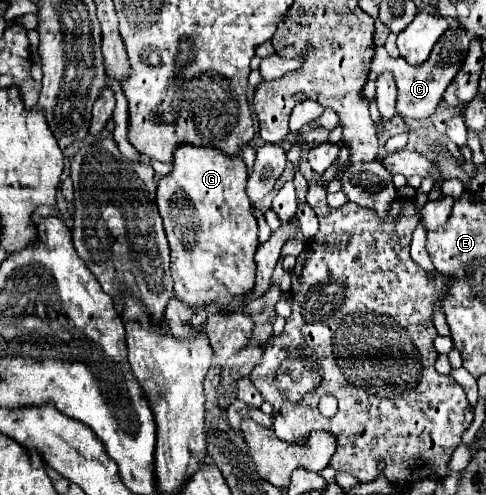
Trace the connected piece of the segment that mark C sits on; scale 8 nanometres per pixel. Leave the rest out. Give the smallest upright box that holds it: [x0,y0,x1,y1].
[397,28,469,118]

